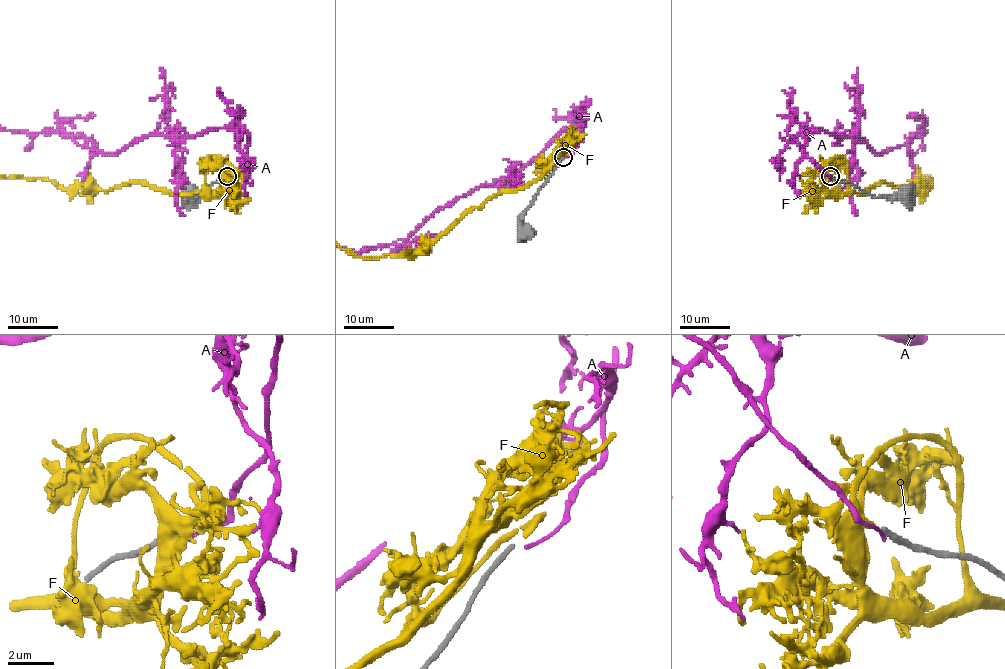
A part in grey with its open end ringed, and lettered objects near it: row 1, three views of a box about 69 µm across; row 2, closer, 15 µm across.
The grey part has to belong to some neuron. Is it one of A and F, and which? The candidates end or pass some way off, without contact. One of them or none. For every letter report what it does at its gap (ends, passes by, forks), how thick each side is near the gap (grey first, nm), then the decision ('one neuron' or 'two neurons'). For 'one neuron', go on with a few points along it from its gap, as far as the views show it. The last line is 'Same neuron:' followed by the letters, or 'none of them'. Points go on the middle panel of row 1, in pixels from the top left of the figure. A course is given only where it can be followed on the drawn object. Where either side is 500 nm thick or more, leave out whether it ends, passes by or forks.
A: it ends | 220/140 nm | two neurons
F: it ends | 220/280 nm | one neuron
Same neuron: F

